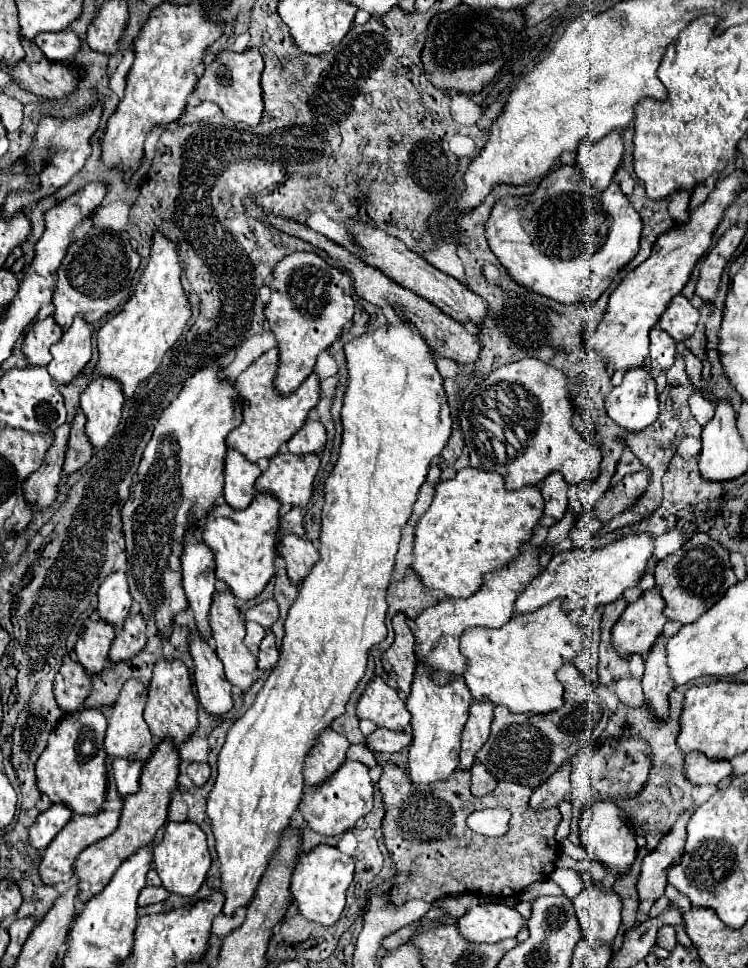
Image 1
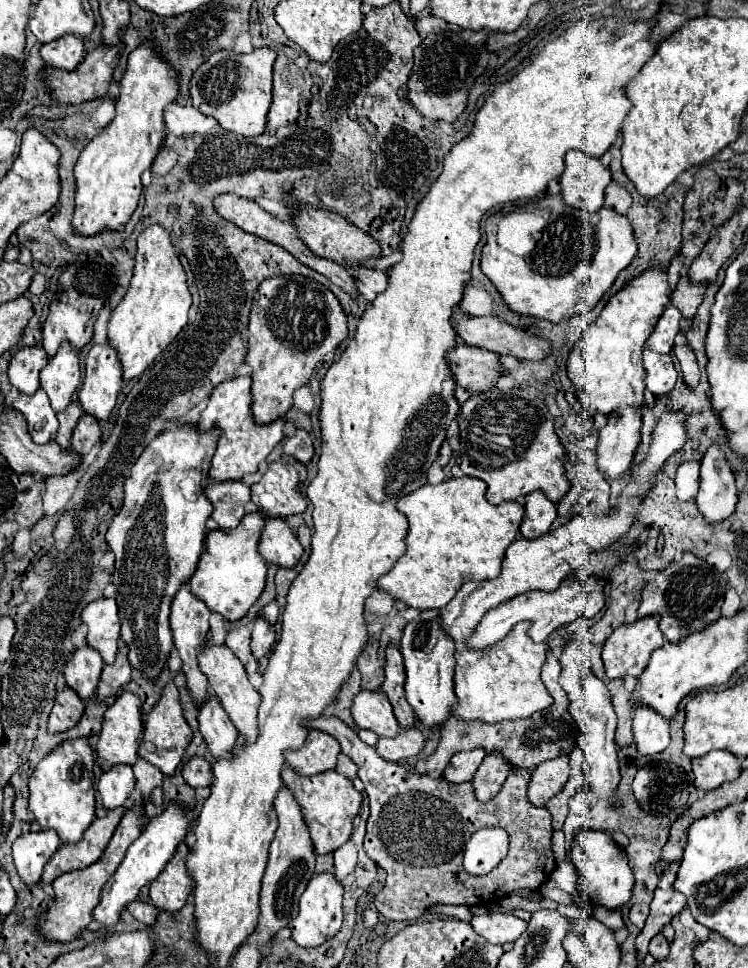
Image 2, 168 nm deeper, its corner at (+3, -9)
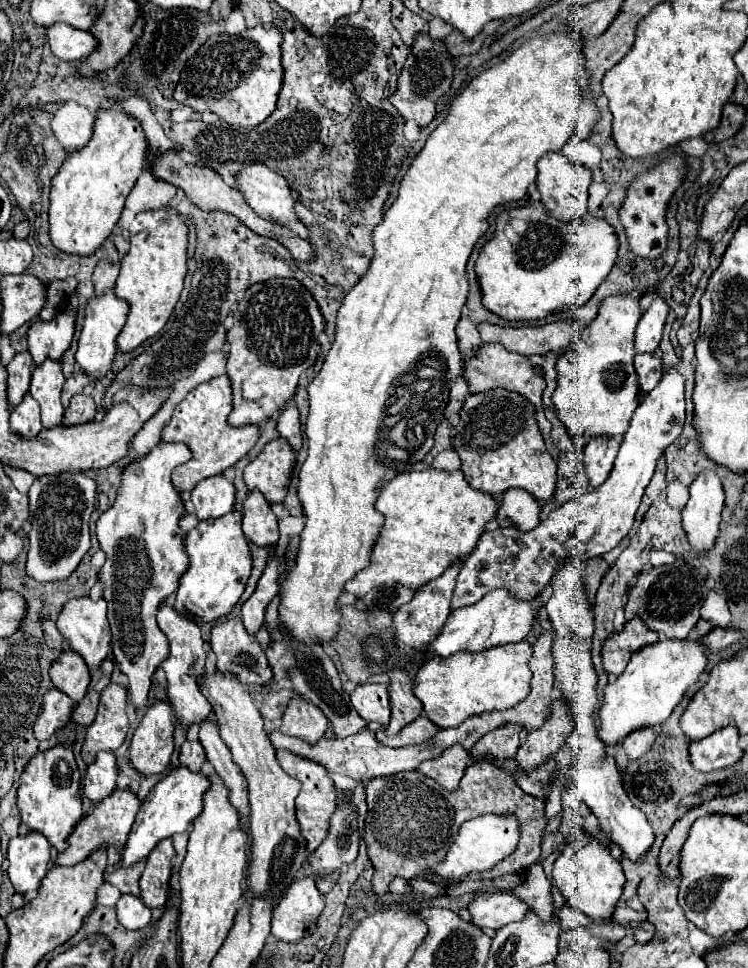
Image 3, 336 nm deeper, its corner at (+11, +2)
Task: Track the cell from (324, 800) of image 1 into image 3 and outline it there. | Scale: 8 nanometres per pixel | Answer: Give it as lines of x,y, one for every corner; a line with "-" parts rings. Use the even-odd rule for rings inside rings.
277,749
277,761
279,761
279,765
281,765
281,769
285,773
289,773
297,781
301,781
301,791
297,795
297,821
299,821
303,837
307,839
307,851
313,853
317,849
317,845
321,845
321,841
327,837
329,817
335,811
335,799
337,799
335,785
327,777
325,767
321,767
319,763
313,763
313,761
309,761
305,757
293,755
287,749

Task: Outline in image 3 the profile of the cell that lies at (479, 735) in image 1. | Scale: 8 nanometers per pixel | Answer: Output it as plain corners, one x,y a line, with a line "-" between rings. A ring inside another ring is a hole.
453,745
447,747
441,757
437,759
429,759
425,763
421,763
421,767
417,767
423,775
435,779
441,787
455,791
459,787
459,781
469,765
469,751
465,751
461,745

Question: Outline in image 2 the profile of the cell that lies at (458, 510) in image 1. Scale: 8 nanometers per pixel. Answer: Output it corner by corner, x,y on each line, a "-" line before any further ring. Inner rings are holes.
471,476
449,478
437,486
421,486
409,496
403,496
397,502
397,508
409,520
409,532
405,538
407,550
395,562
395,566
379,578
377,586
391,592
397,600
401,600
409,608
419,610
439,610
451,602
455,592
463,582
471,580
493,580
499,576
499,566
503,562
505,550
513,544
519,536
519,526
523,514
521,502
501,502
499,506
489,504
485,498
485,482

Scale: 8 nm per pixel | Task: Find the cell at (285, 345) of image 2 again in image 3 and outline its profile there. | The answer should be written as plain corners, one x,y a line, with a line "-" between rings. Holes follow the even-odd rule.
269,279
265,283
251,285
245,291
245,297
239,301
237,311
233,313
233,321
233,327
227,331
227,375
233,389
233,411
229,413
229,425
261,425
295,397
299,375
309,365
313,365
317,357
317,335
325,329
325,321
317,301
297,279

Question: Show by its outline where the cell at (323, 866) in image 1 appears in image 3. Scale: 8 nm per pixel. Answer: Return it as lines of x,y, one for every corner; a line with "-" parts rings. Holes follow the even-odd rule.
315,879
295,881
285,899
275,907
271,921
271,935
295,943
315,931
317,917
323,911
323,897
317,891

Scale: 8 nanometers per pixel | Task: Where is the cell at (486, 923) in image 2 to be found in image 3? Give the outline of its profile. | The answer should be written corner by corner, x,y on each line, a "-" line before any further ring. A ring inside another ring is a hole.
511,891
483,893
469,905
473,923
491,929
501,929
513,921
521,921
529,911
531,907

